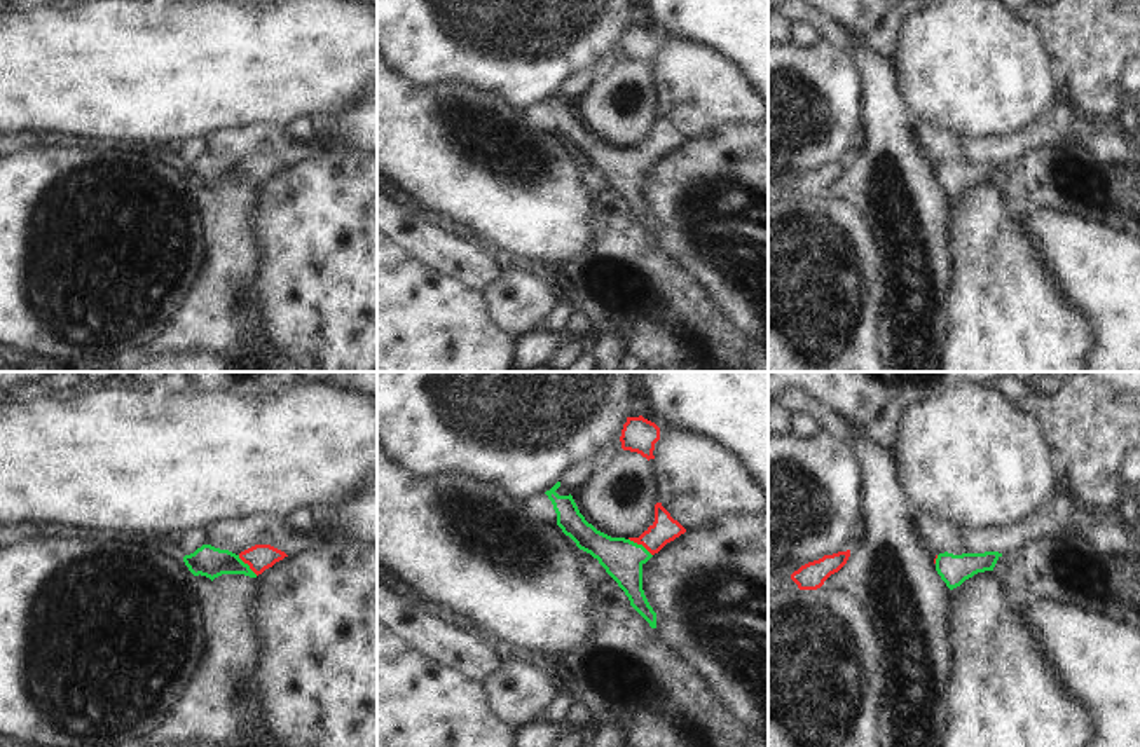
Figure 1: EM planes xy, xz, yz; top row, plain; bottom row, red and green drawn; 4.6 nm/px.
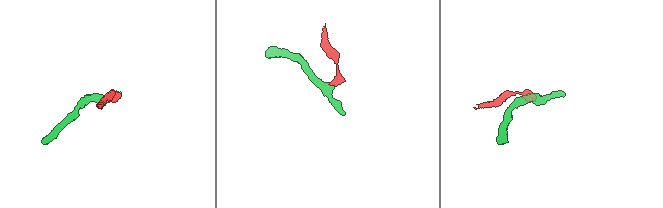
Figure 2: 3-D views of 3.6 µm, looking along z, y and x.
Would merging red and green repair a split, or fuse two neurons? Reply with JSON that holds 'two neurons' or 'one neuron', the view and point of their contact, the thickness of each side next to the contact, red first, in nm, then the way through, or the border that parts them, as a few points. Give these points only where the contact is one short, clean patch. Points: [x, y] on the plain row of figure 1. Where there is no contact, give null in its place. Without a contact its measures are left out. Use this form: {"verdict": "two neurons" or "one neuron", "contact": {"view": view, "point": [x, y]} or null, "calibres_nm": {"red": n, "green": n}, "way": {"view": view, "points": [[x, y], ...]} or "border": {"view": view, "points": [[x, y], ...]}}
{"verdict": "one neuron", "contact": {"view": "xz", "point": [641, 152]}, "calibres_nm": {"red": 120, "green": 190}, "way": {"view": "xz", "points": [[664, 138], [652, 150], [641, 152], [622, 168]]}}

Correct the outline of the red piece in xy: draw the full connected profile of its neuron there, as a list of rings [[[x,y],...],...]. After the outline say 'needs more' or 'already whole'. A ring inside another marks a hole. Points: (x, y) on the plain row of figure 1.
[[[203,154],[194,162],[185,164],[183,171],[194,185],[201,183],[213,190],[222,183],[257,187],[285,166],[288,166],[285,161],[271,154],[255,154],[239,164],[211,154]]]; needs more

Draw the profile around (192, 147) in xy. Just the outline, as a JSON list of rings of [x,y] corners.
[[[189,136],[173,150],[173,157],[182,161],[183,164],[194,162],[203,154],[208,154],[208,141],[204,136]]]

